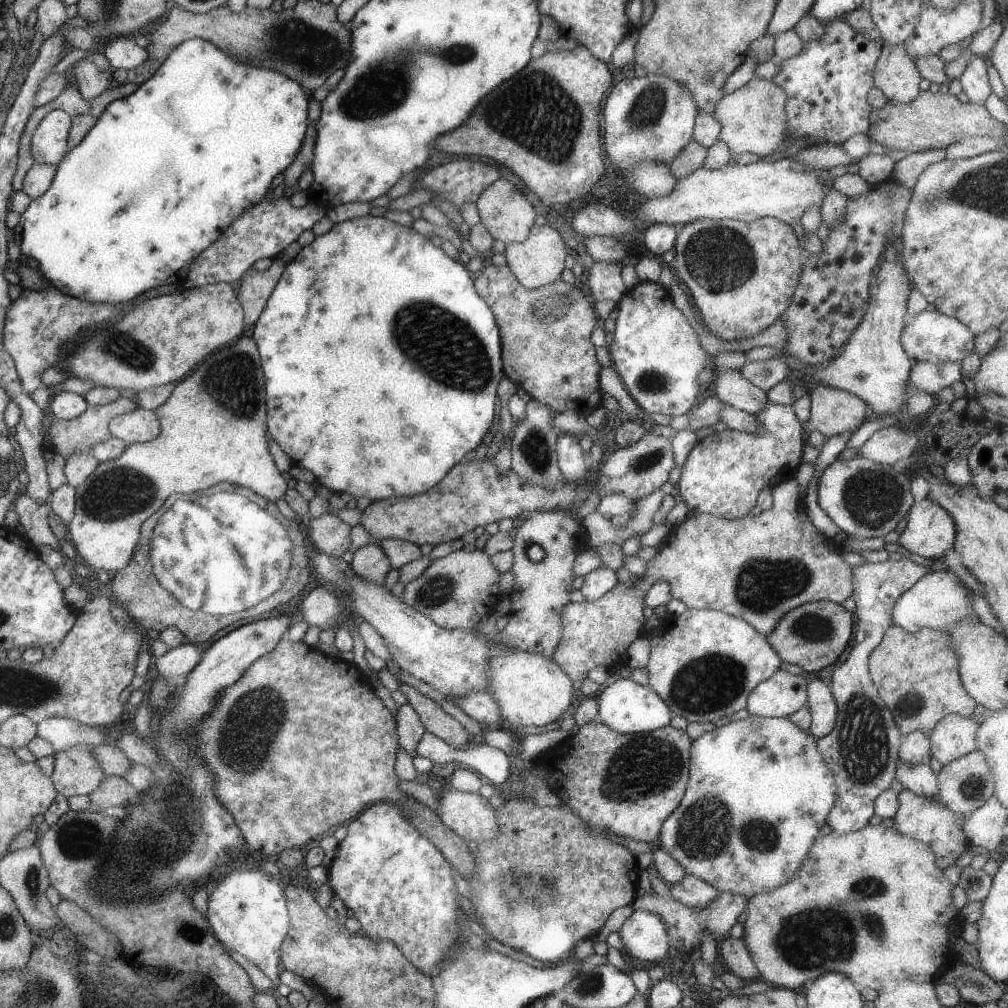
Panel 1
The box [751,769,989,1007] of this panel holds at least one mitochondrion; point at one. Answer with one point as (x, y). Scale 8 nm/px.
(809, 940)

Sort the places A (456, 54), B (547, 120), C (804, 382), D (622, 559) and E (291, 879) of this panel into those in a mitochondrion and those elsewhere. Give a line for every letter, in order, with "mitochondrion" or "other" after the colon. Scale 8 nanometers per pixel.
A: mitochondrion
B: mitochondrion
C: other
D: other
E: other

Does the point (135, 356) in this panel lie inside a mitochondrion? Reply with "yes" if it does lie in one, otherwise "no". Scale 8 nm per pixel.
yes

